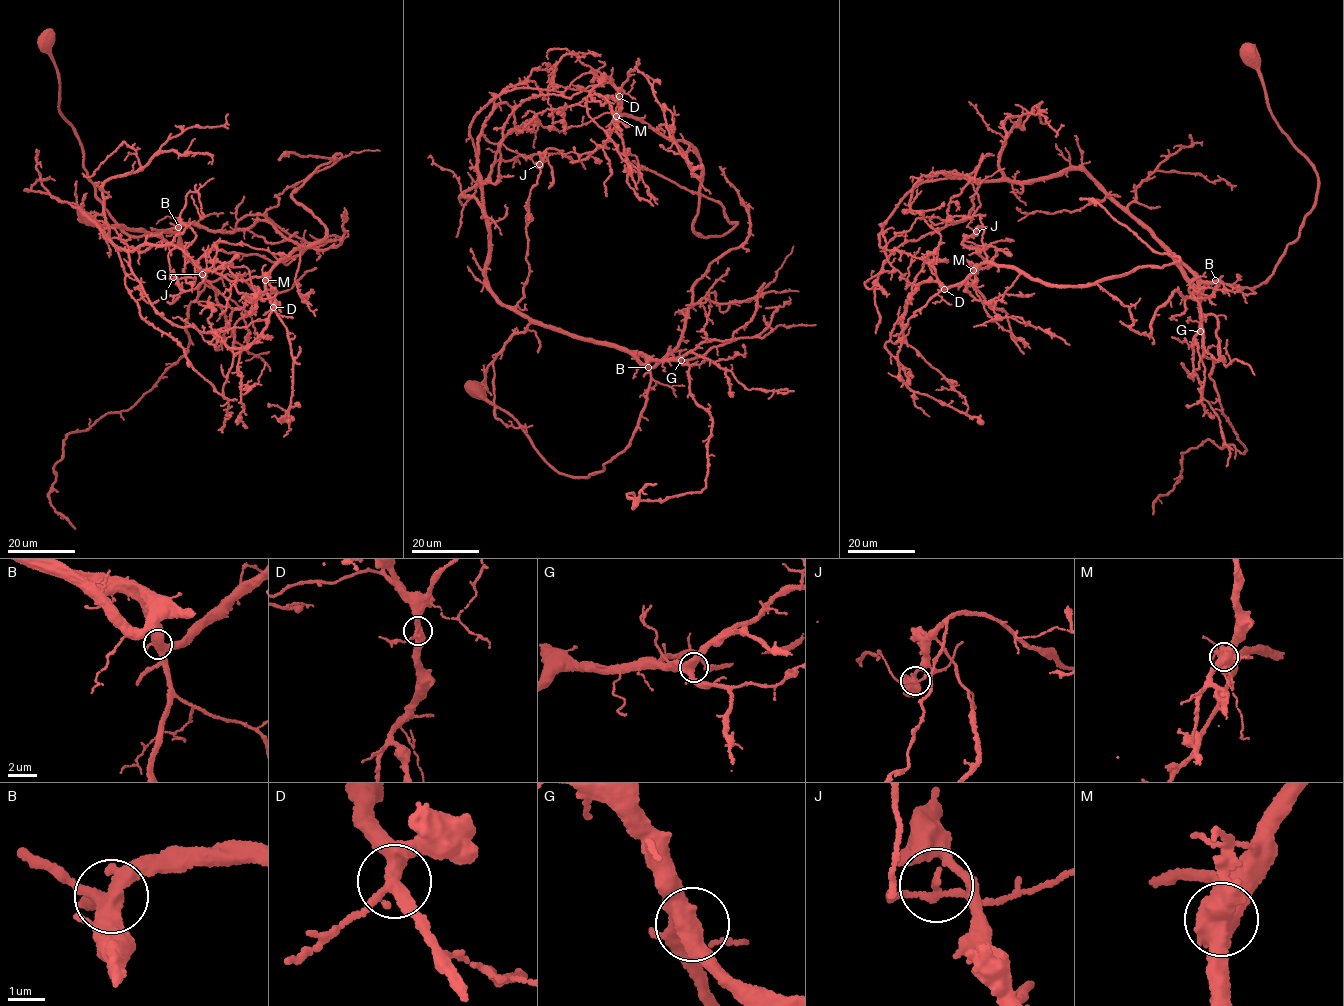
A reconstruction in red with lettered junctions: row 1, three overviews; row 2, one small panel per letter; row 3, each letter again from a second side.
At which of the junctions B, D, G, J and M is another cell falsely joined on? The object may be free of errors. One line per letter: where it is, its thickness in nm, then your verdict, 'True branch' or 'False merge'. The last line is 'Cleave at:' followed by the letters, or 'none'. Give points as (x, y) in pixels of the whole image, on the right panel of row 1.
B: Place: (1215, 280). Thickness 420 nm. True branch
D: Place: (944, 289). Thickness 320 nm. True branch
G: Place: (1200, 331). Thickness 440 nm. True branch
J: Place: (976, 231). Thickness 150 nm. False merge
M: Place: (973, 270). Thickness 500 nm. True branch
Cleave at: J

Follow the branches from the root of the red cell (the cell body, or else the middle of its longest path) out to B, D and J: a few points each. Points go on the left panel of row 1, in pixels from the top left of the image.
B: (45, 41), (41, 39), (57, 72), (58, 110), (79, 140), (88, 181), (109, 215), (135, 237), (178, 227)
D: (45, 41), (109, 215), (135, 237), (180, 231), (80, 212), (129, 254), (154, 309), (210, 332), (272, 307)
J: (45, 41), (58, 110), (109, 215), (135, 237), (180, 231), (81, 216), (120, 250), (158, 235), (173, 277)

